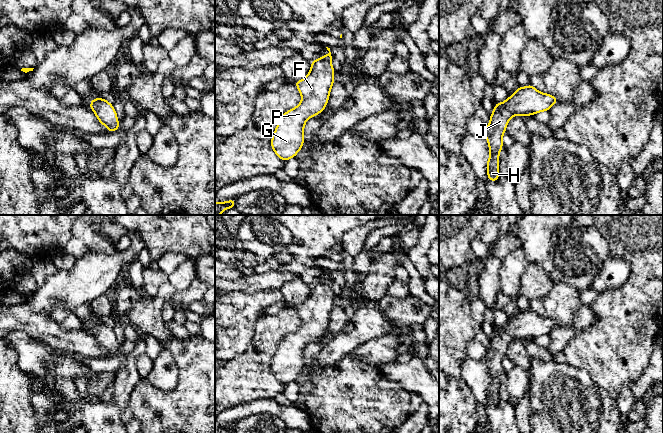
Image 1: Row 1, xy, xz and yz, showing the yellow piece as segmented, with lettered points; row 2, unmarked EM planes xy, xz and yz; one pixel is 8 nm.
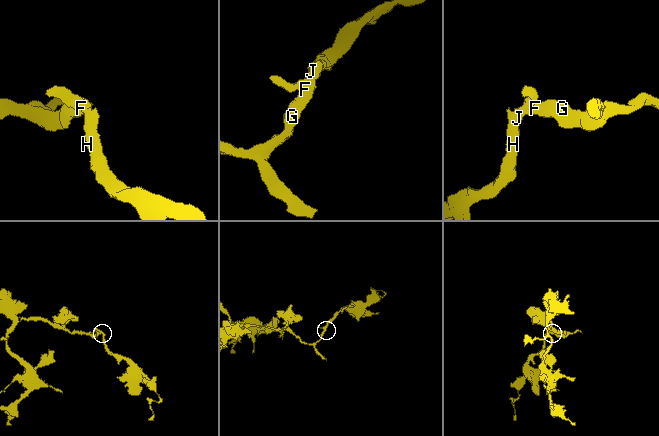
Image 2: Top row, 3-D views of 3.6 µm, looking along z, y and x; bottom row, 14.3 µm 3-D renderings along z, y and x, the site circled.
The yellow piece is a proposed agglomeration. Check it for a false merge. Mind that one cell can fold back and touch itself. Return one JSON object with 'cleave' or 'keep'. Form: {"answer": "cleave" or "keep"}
{"answer": "keep"}

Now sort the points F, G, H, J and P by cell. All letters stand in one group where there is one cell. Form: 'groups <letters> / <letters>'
groups F G H J P

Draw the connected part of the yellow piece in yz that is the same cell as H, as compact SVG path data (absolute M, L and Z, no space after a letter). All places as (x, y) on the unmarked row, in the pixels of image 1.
M529 308L526 311L518 311L507 324L495 328L493 337L490 339L490 347L483 358L490 374L490 381L487 385L487 400L490 405L495 406L500 400L499 377L503 372L502 360L506 356L509 344L514 339L526 341L549 335L551 330L557 326L558 322L541 317Z

